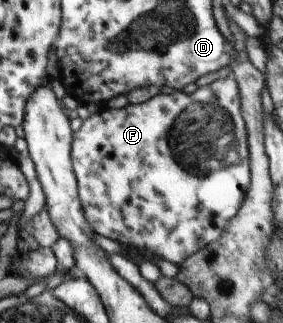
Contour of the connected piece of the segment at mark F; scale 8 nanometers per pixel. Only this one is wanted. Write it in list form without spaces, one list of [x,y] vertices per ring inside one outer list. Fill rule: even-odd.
[[[230,74],[226,78],[217,79],[208,85],[198,87],[194,93],[187,94],[183,91],[171,94],[159,94],[143,104],[128,104],[122,109],[105,110],[101,108],[87,120],[81,128],[73,133],[71,158],[74,173],[78,184],[78,195],[85,213],[87,222],[96,234],[107,236],[116,240],[122,246],[129,248],[145,249],[155,253],[170,263],[180,266],[188,256],[207,247],[210,242],[215,242],[227,227],[230,220],[237,214],[244,201],[248,186],[250,185],[250,156],[248,153],[248,134],[241,110],[241,97],[236,78]]]

